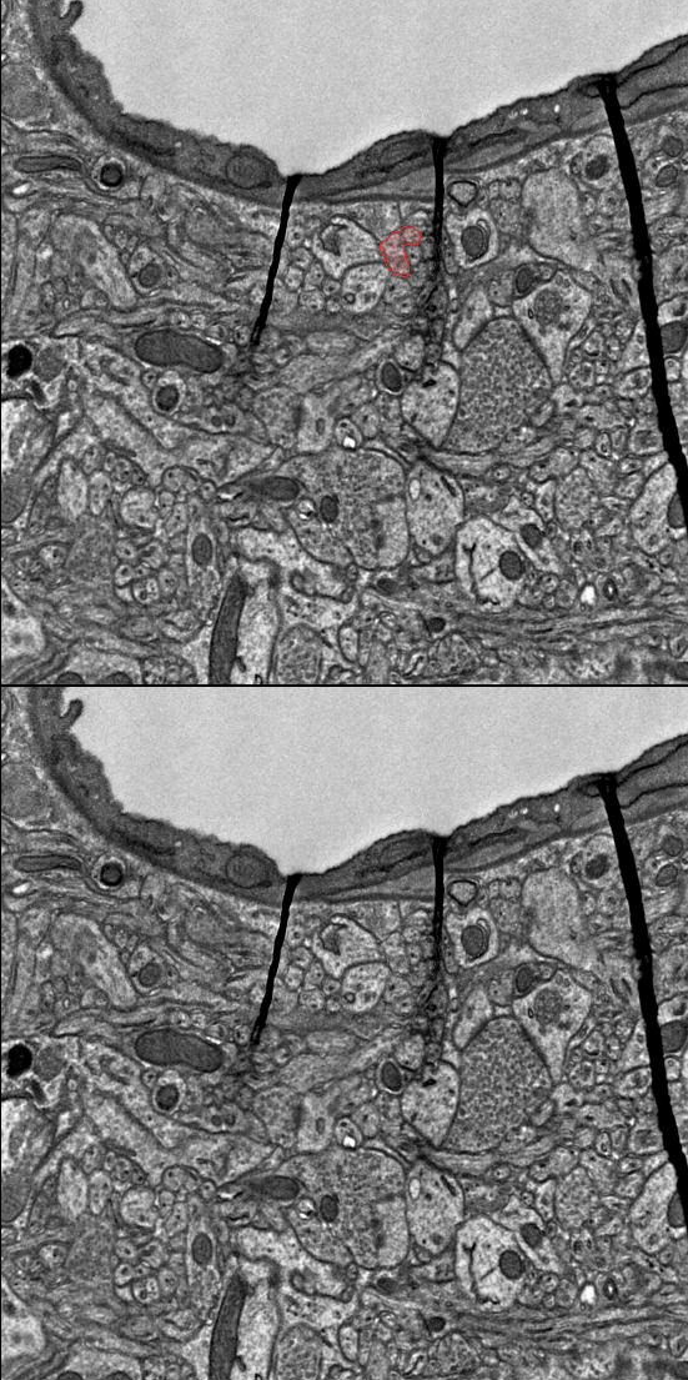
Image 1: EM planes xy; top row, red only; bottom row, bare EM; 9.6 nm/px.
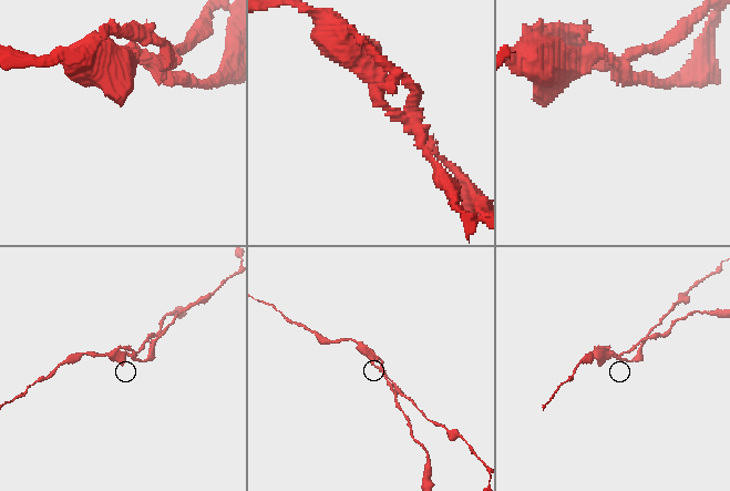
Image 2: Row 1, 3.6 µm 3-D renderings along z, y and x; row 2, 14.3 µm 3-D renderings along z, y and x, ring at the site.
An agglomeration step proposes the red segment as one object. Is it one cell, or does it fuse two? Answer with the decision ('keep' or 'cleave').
cleave

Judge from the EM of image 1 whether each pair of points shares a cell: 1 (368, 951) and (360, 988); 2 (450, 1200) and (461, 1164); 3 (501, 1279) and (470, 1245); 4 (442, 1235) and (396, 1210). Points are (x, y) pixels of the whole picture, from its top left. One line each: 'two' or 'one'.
1: two
2: two
3: one
4: two

